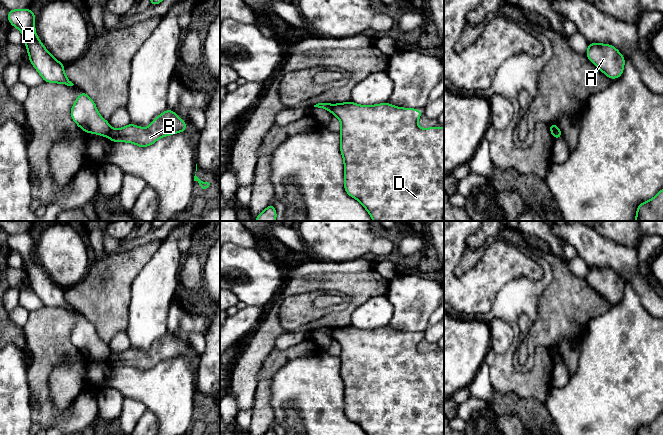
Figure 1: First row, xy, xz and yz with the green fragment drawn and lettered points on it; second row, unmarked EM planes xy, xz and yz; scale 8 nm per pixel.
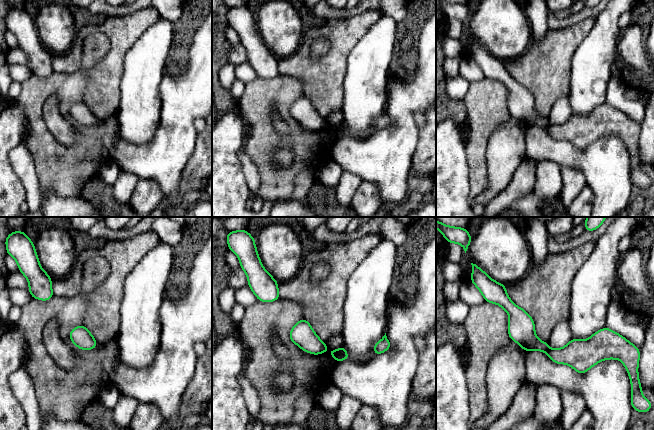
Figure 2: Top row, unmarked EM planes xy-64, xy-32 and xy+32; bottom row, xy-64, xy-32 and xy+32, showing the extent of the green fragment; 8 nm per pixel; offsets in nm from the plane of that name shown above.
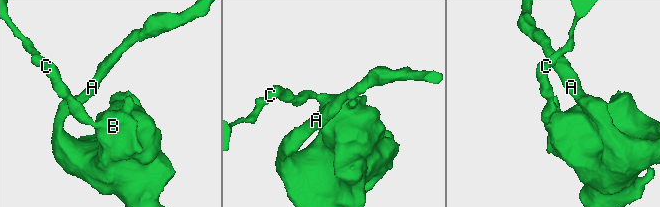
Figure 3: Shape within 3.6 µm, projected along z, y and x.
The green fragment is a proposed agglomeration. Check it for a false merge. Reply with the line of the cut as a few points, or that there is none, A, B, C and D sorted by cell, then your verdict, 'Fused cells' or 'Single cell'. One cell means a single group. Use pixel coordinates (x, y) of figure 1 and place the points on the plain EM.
Split along xy (112, 353), (107, 360). Groups: A B D / C. Fused cells

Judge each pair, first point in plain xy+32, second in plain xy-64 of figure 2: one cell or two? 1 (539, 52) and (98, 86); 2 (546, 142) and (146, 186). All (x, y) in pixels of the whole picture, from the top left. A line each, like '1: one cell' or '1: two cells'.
1: one cell
2: two cells

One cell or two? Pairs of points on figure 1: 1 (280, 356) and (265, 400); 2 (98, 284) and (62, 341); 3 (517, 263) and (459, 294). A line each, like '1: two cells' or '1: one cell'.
1: one cell
2: two cells
3: one cell

